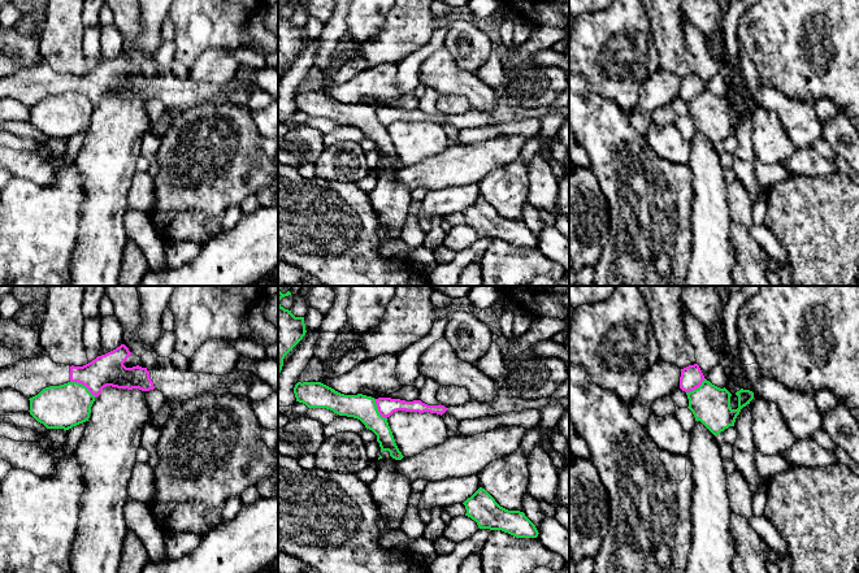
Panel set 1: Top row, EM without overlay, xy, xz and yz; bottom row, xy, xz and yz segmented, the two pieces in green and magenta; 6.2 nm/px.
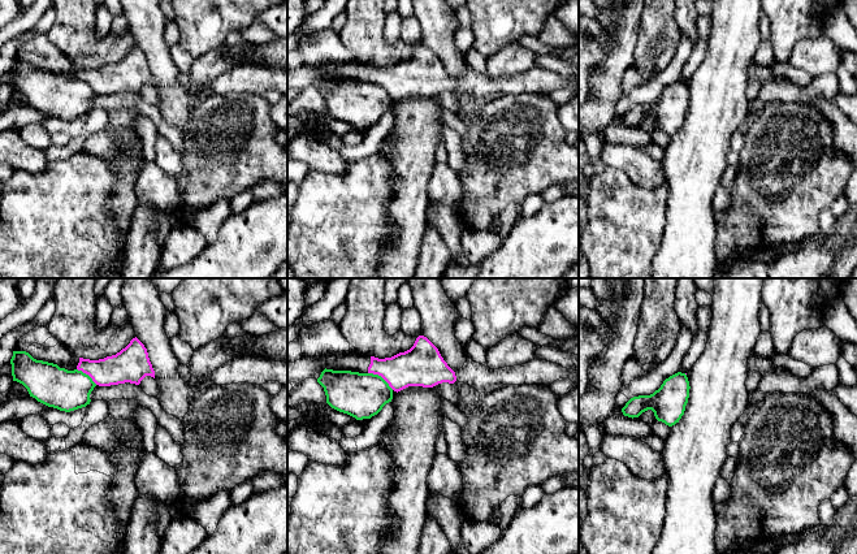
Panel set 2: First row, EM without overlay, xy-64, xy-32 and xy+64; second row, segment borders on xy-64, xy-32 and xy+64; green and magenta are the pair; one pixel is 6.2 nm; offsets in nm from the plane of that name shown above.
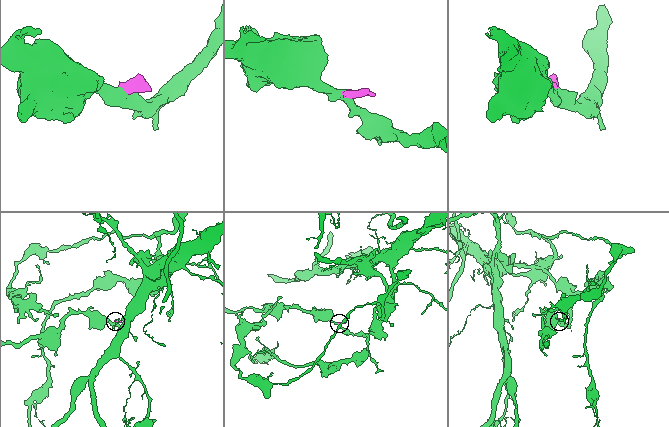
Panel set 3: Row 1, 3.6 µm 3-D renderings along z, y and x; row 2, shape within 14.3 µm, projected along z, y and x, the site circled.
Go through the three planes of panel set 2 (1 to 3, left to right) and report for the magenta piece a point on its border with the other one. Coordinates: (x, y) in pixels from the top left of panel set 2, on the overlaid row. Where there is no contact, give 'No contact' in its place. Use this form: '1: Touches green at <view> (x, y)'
1: Touches green at xy-64 (87, 375)
2: Touches green at xy-32 (381, 377)
3: No contact

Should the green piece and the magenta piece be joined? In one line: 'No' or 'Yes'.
No

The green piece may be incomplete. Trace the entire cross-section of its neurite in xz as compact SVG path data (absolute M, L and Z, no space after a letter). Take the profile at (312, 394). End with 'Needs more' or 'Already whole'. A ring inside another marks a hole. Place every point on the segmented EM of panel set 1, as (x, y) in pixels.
M298 382L294 394L296 401L308 408L326 408L339 416L360 420L377 435L381 452L389 451L395 460L404 457L395 443L387 418L379 414L374 398L363 394L344 395L321 382Z. Already whole

